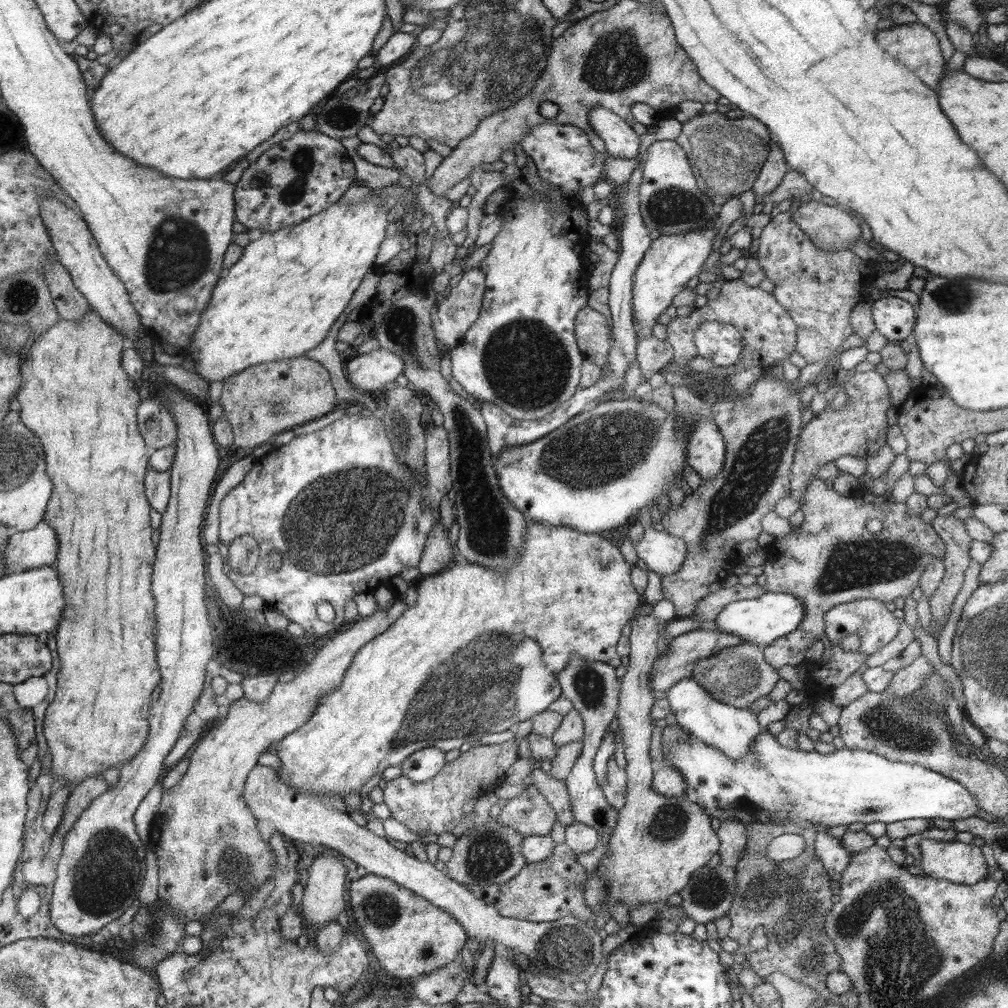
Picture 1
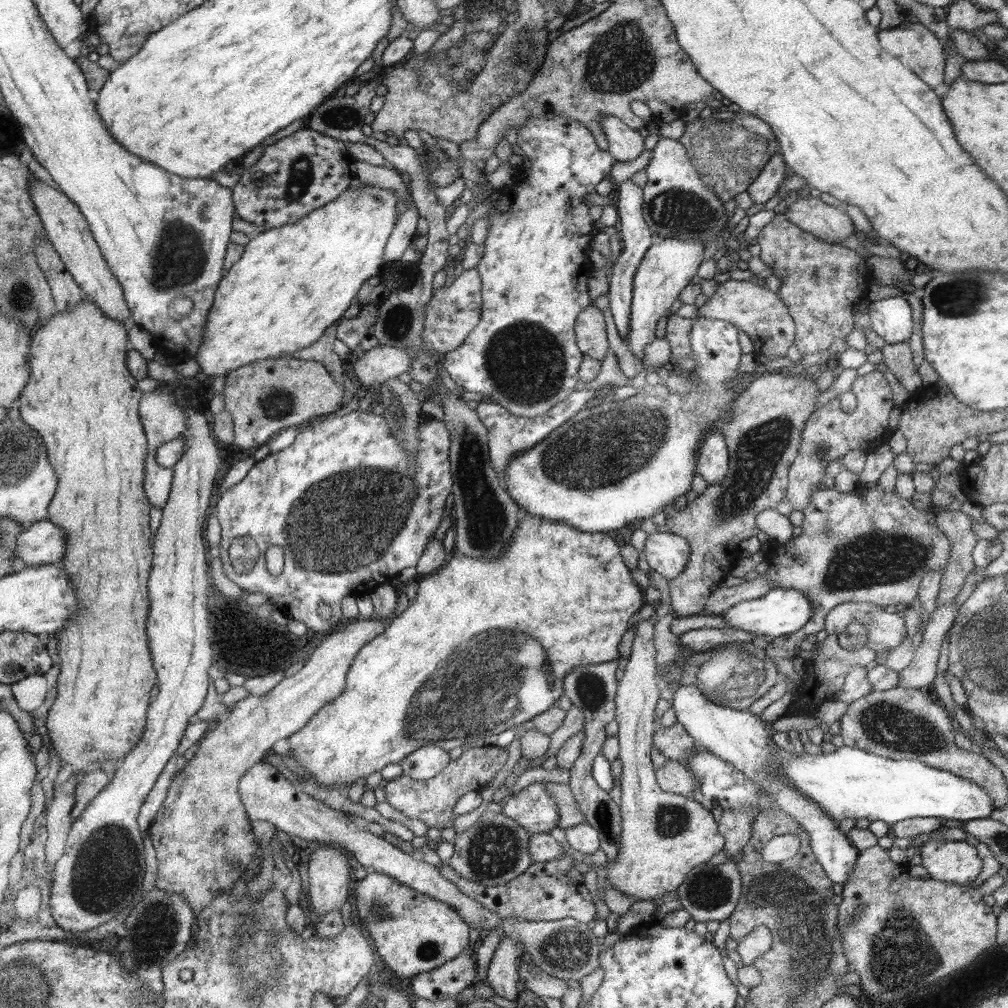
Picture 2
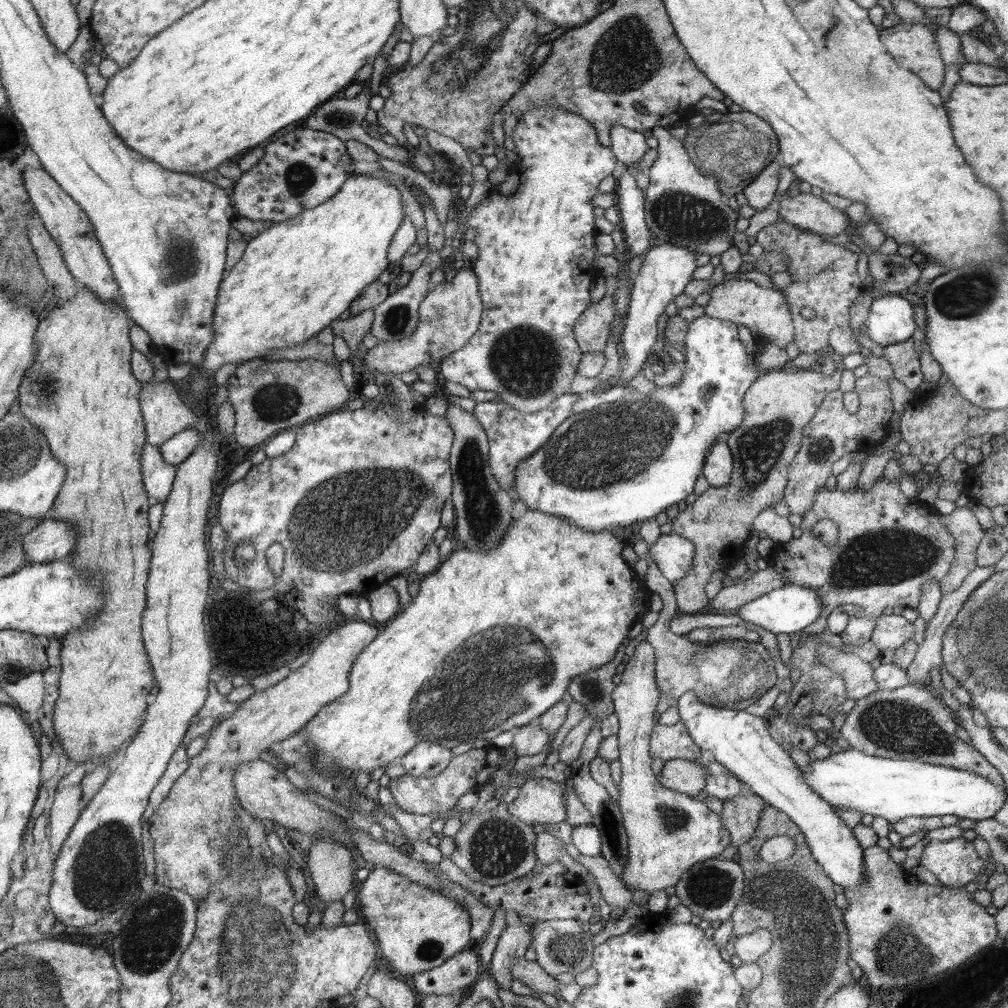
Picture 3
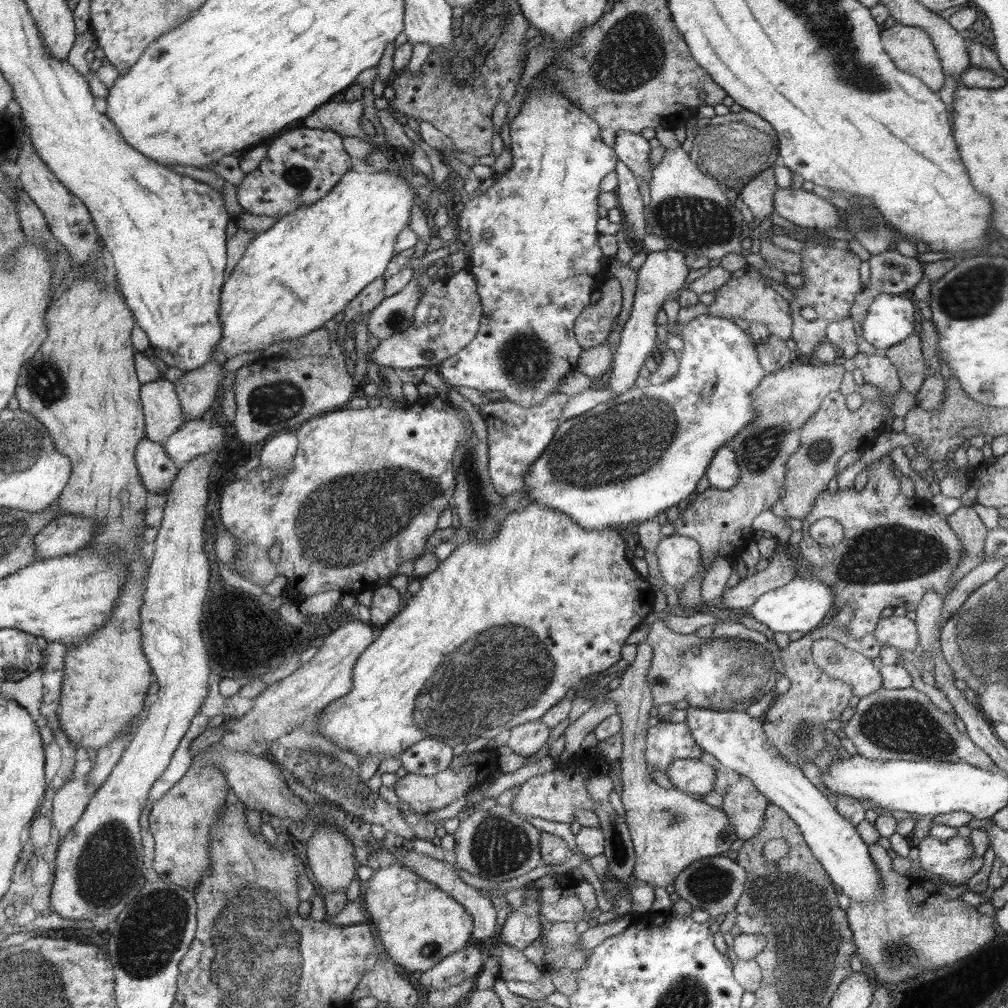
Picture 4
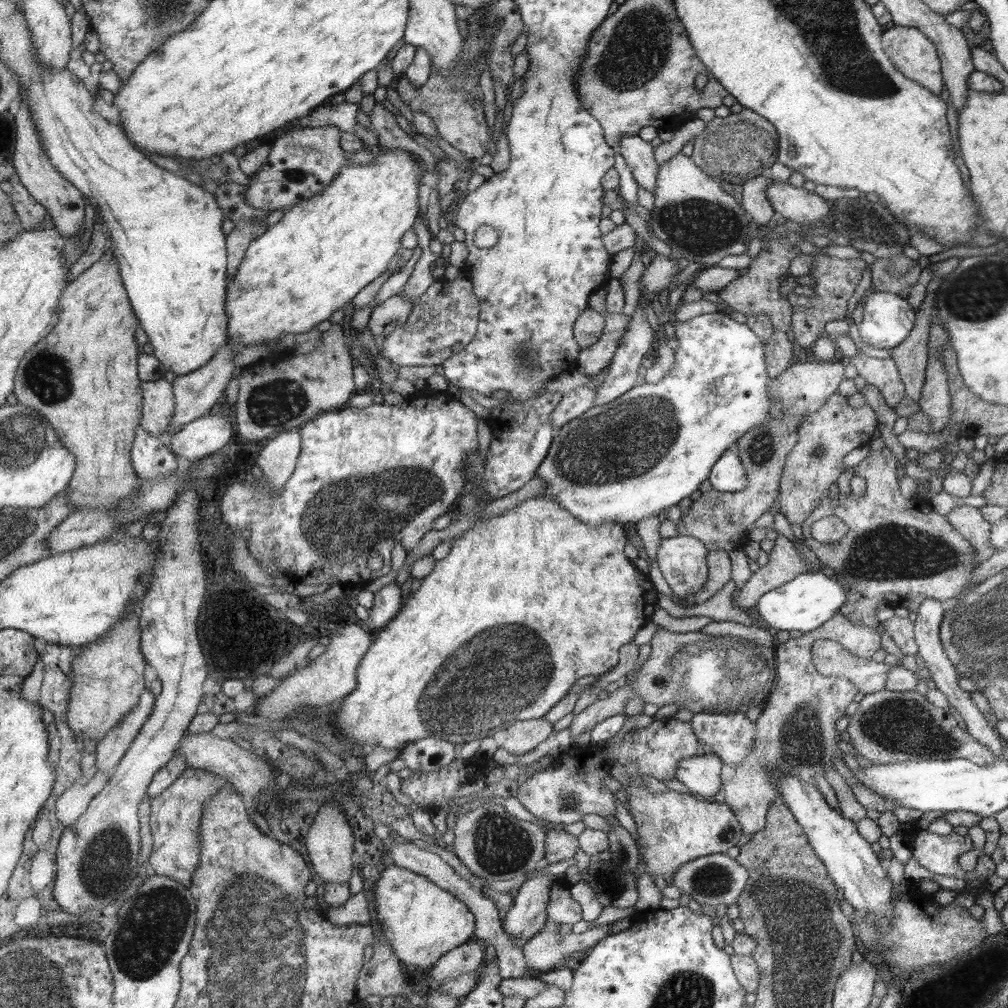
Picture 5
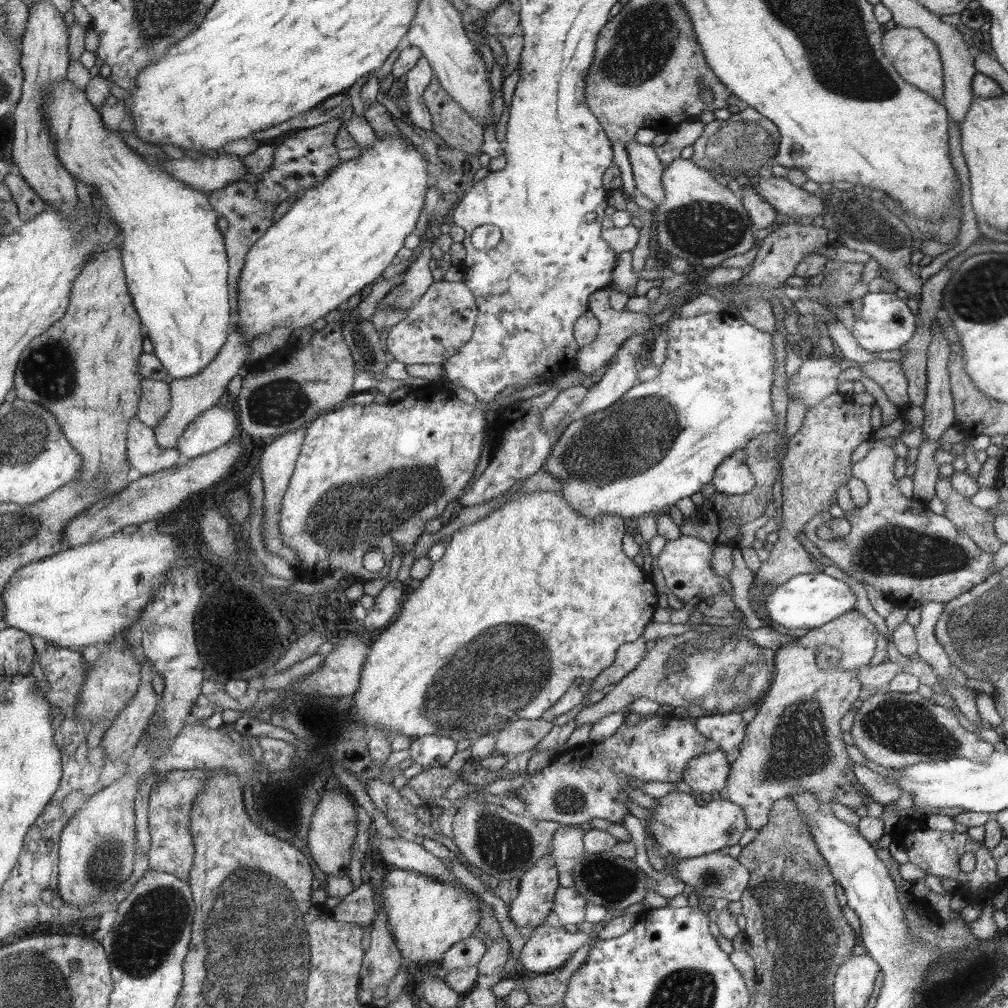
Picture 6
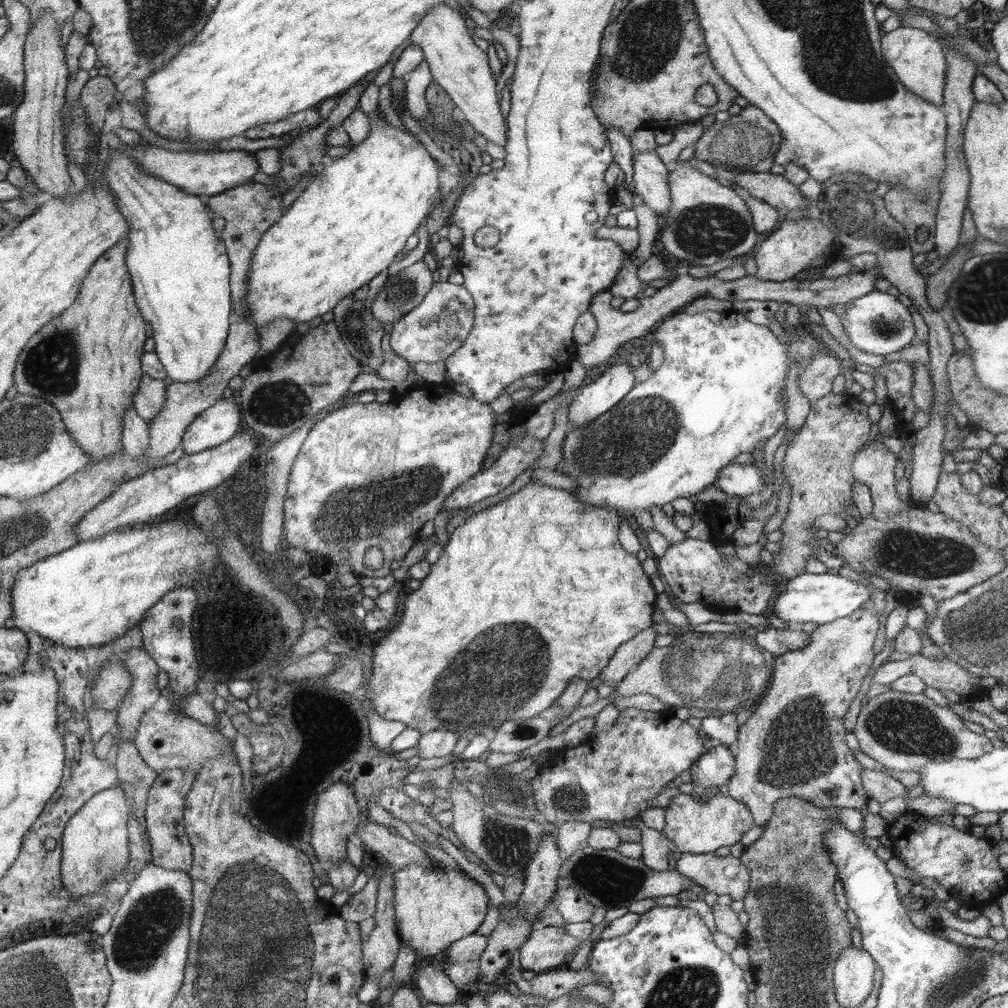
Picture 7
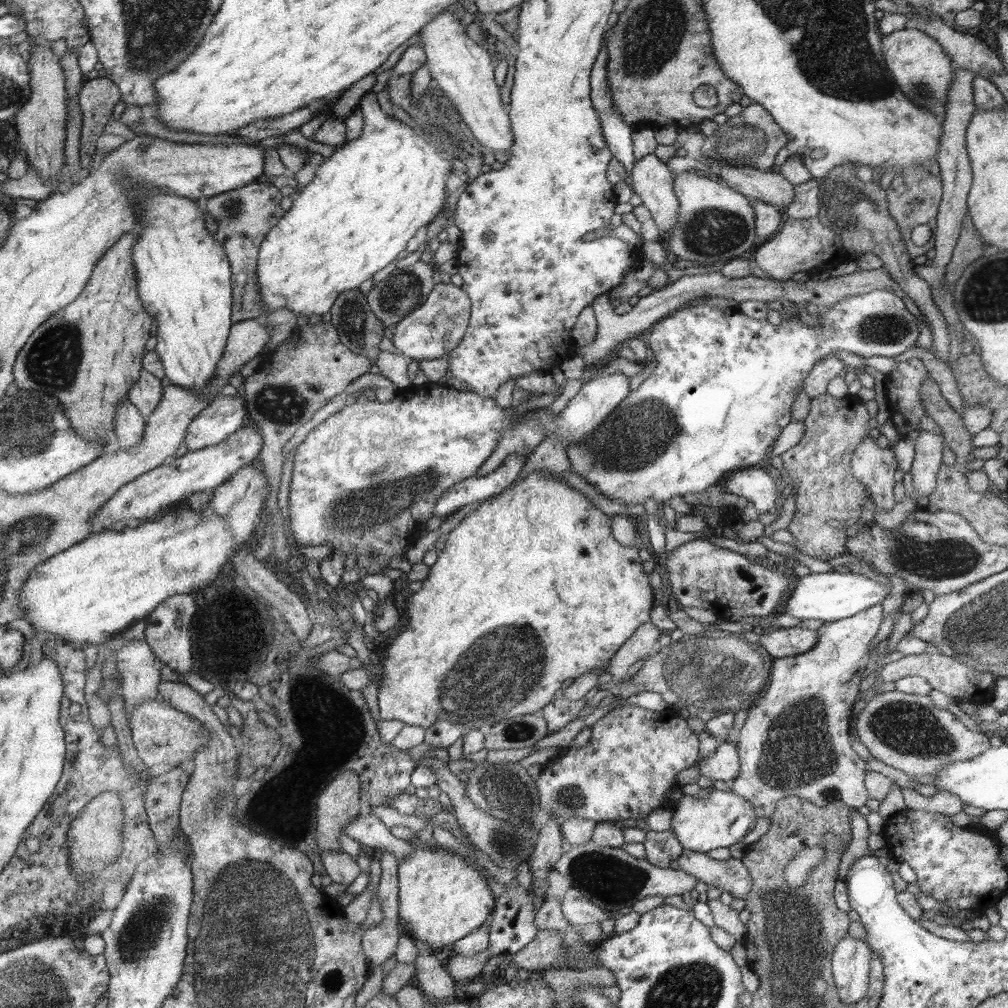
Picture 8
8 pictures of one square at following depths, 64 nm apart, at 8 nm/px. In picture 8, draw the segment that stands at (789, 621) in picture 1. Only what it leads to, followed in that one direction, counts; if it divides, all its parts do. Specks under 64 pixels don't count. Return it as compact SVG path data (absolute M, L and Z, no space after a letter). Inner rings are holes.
M831 570L827 573L810 573L804 578L799 578L796 582L796 586L794 586L794 590L792 590L786 606L784 606L784 613L788 613L801 621L814 618L833 623L856 616L866 608L882 604L890 592L890 586L878 584L878 582L874 582L874 579L853 571L838 573Z

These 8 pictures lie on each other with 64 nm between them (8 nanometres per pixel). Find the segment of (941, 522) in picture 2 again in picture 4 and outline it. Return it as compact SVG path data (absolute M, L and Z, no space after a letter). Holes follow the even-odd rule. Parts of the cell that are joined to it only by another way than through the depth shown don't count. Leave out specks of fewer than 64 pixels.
M963 506L946 517L951 529L962 541L962 560L952 574L952 586L956 586L964 576L984 561L984 542L988 528L982 523L974 509Z

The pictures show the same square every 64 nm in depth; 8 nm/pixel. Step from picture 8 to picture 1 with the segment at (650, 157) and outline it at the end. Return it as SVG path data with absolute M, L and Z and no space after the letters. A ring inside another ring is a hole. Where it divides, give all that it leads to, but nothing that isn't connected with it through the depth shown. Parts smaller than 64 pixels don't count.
M602 108L591 112L591 125L604 141L606 154L628 160L638 157L640 137L618 114Z

